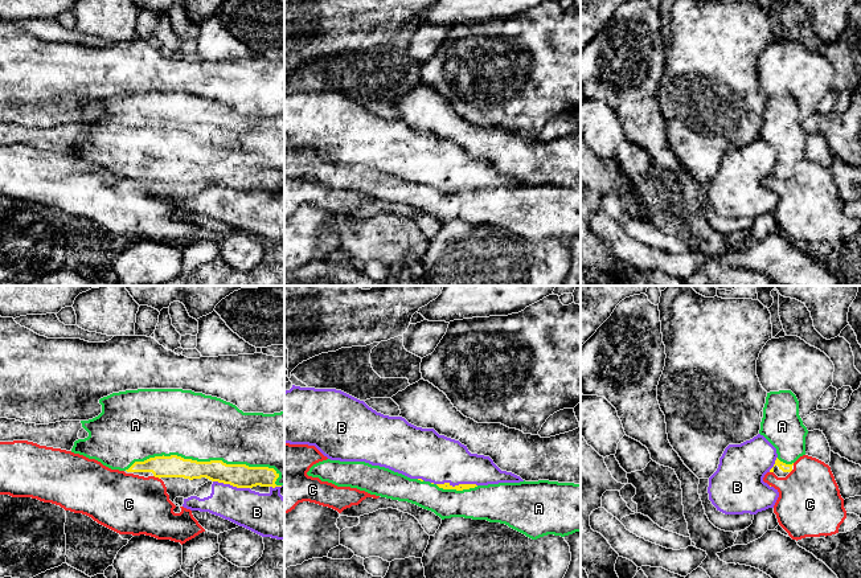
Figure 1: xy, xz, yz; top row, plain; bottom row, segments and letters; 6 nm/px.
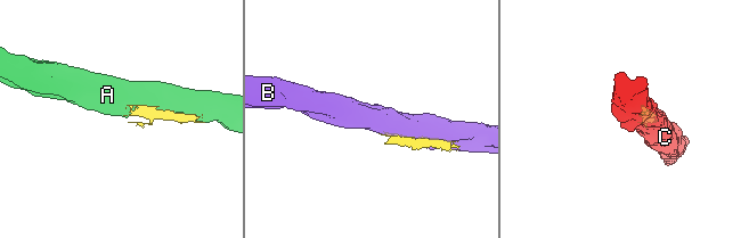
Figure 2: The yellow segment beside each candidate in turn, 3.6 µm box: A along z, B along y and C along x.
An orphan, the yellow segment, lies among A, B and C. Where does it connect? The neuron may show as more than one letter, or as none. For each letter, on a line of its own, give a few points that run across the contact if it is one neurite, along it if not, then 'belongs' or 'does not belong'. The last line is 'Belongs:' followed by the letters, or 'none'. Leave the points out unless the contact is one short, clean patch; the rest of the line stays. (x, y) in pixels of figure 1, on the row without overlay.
A: belongs
B: does not belong
C: does not belong
Belongs: A

